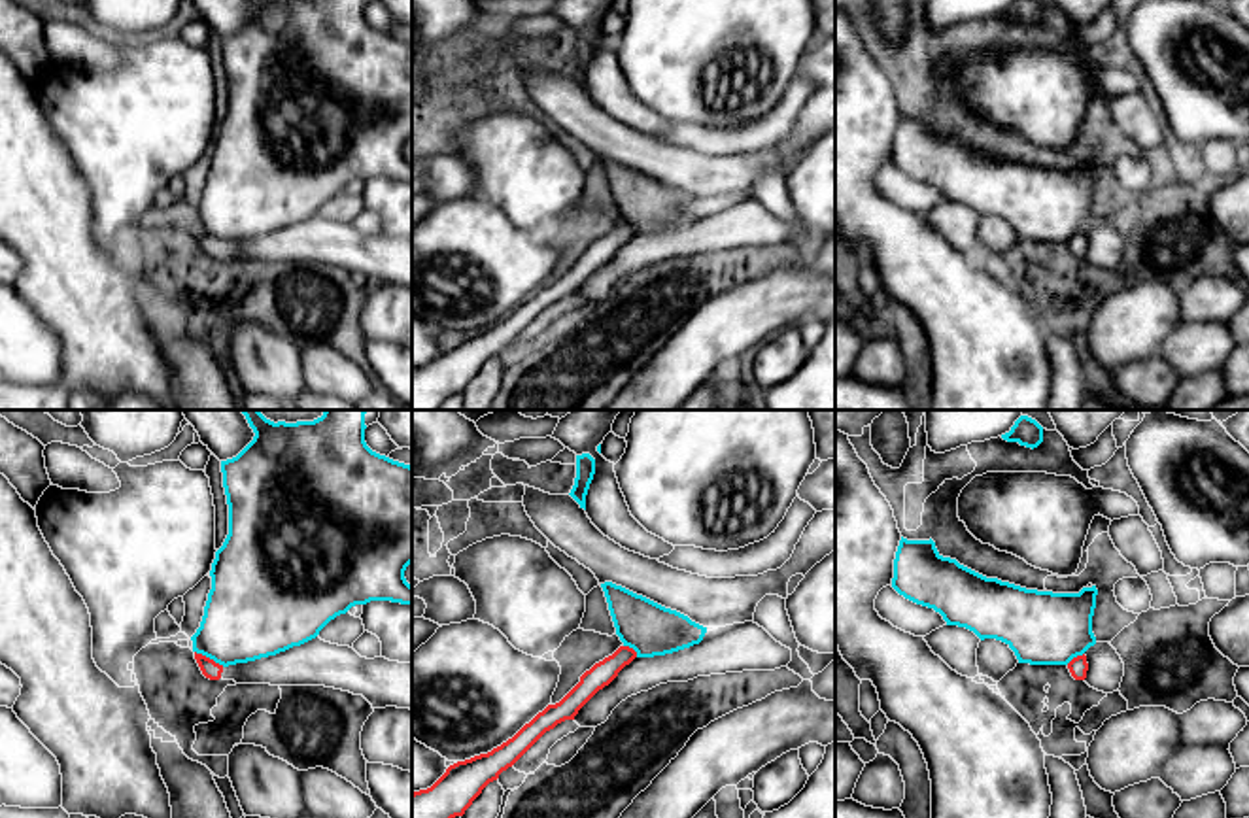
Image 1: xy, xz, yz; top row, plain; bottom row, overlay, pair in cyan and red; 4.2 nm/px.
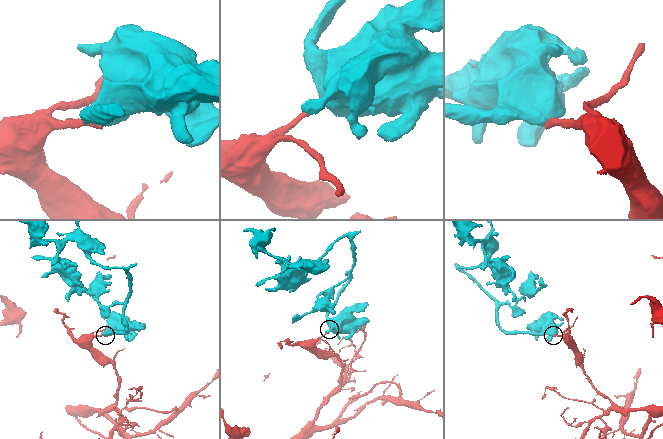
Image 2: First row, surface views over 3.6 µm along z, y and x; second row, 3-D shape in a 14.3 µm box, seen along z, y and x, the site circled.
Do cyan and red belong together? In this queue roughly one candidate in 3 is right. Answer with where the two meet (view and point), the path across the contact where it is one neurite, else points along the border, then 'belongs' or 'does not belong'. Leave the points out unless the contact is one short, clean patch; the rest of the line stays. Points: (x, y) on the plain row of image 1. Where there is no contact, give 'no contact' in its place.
meets cyan in xy at (210, 235); border along xy (195, 227), (223, 242); does not belong

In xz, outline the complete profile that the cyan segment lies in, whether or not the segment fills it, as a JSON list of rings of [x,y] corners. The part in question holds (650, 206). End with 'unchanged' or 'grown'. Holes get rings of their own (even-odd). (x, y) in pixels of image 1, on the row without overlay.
[[[612,159],[601,161],[616,212],[637,234],[673,230],[699,221],[707,204]]]; unchanged

